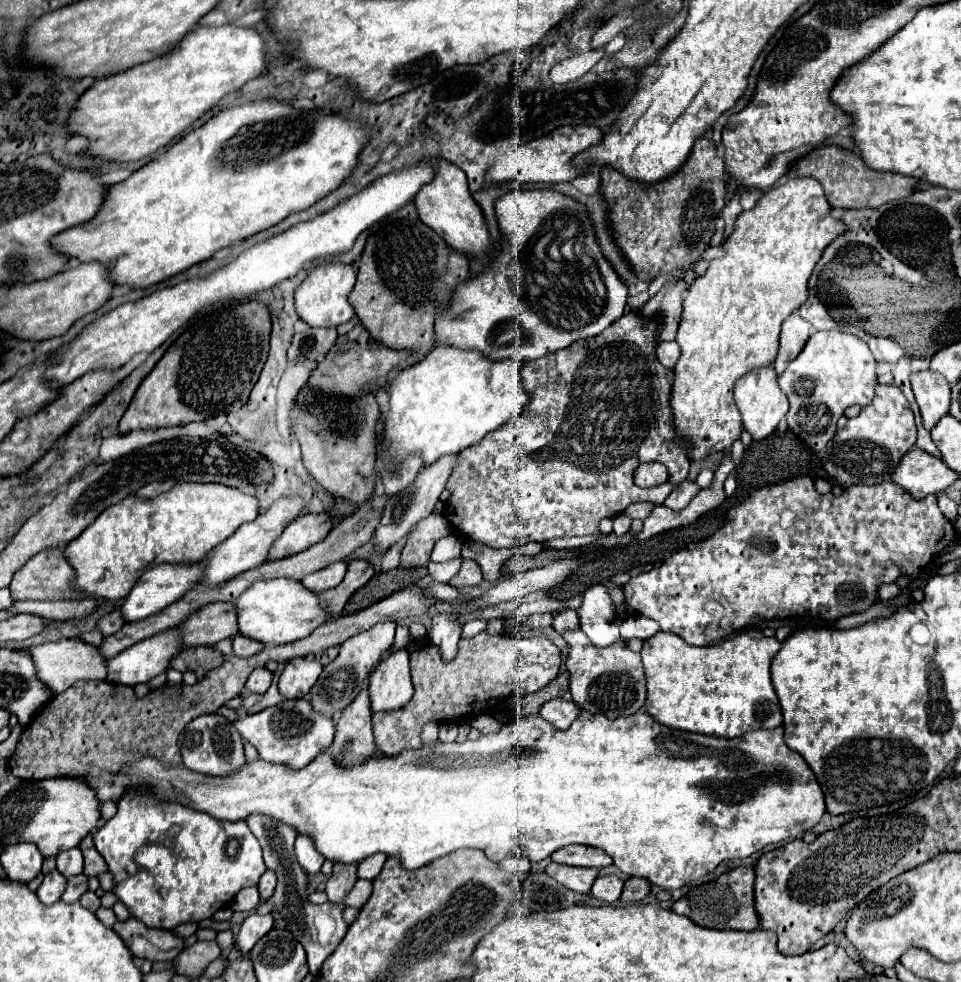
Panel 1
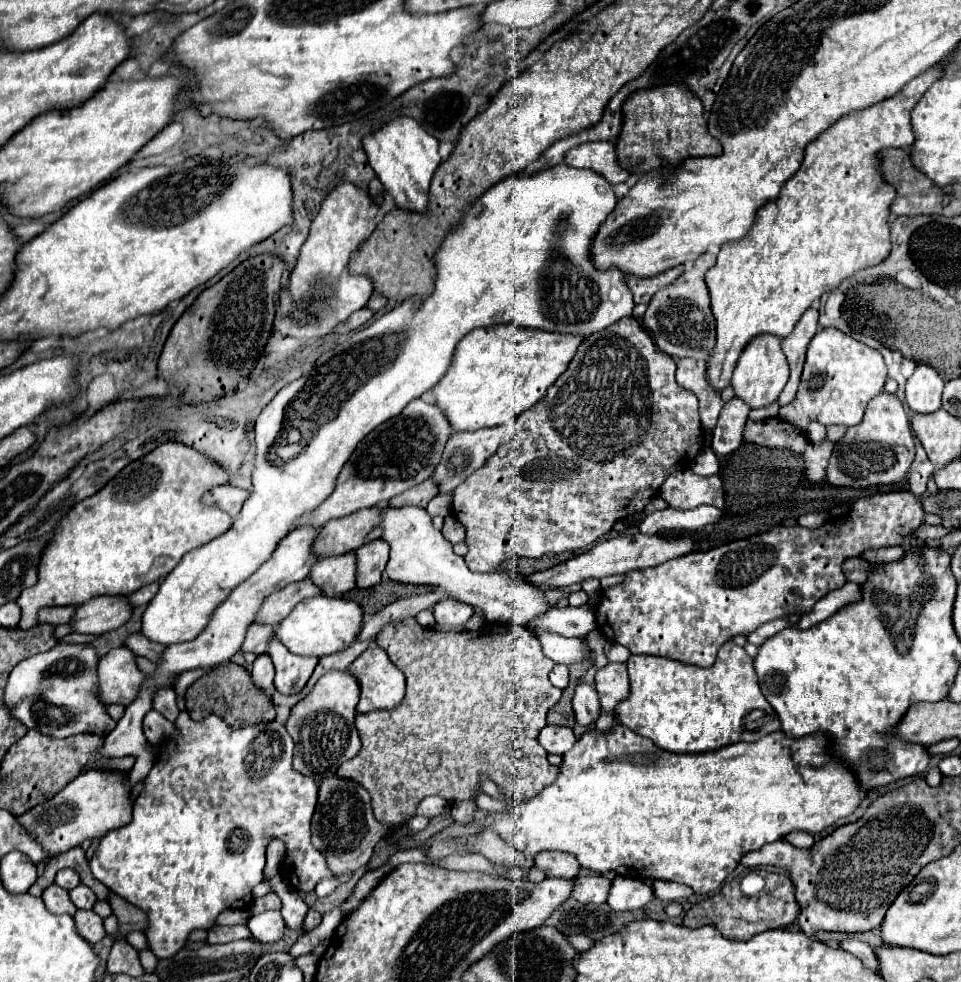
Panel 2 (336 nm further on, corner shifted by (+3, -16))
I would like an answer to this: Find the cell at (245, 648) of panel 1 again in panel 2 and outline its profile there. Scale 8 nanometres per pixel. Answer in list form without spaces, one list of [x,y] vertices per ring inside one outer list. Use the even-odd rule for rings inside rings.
[[[251,624],[247,628],[241,652],[253,652],[253,654],[263,654],[265,646],[269,644],[269,640],[273,638],[273,628],[271,626],[263,626],[263,624]]]

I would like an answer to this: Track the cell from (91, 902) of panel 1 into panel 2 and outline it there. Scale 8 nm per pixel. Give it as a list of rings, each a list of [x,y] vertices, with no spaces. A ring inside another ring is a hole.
[[[77,910],[77,914],[75,914],[75,926],[77,926],[79,934],[85,940],[89,940],[91,944],[99,942],[105,936],[103,918],[99,918],[93,910]]]

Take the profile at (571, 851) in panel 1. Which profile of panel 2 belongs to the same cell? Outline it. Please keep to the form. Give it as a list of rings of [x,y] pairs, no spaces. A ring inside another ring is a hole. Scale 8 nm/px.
[[[539,852],[539,856],[535,856],[535,866],[549,878],[565,880],[575,878],[581,870],[581,864],[575,860],[575,856],[567,852]]]

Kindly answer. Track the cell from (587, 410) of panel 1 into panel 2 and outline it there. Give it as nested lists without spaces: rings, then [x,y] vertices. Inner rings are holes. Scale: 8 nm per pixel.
[[[633,316],[621,318],[619,322],[611,324],[611,328],[605,328],[603,332],[591,334],[583,340],[583,344],[577,348],[577,354],[569,362],[567,370],[547,388],[547,394],[529,410],[525,410],[515,420],[515,434],[511,440],[501,442],[497,452],[483,464],[483,468],[475,470],[459,488],[453,492],[453,516],[465,526],[467,538],[465,544],[469,552],[465,554],[465,562],[473,572],[493,572],[497,570],[505,560],[511,556],[525,556],[525,558],[539,558],[543,554],[563,554],[563,552],[581,552],[587,550],[593,542],[597,542],[601,536],[611,532],[613,524],[627,514],[643,512],[647,504],[651,504],[653,498],[659,496],[659,490],[663,486],[663,480],[675,470],[679,470],[681,458],[691,458],[691,452],[699,452],[703,446],[703,432],[697,412],[697,398],[681,388],[675,382],[675,360],[667,356],[665,352],[659,352],[655,348],[655,342],[647,328],[639,324]]]

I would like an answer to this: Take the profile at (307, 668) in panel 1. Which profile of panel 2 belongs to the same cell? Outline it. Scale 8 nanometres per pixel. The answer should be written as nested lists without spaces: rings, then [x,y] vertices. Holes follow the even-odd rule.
[[[277,638],[271,640],[269,656],[275,664],[275,688],[285,696],[299,694],[317,666],[317,658],[291,654]]]

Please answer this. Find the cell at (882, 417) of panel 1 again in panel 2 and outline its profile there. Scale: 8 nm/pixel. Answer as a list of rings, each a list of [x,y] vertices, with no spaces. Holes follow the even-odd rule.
[[[881,392],[869,402],[861,424],[849,428],[837,442],[825,478],[831,486],[845,486],[855,490],[879,484],[895,484],[905,478],[913,458],[915,442],[909,430],[907,414],[895,394]]]

